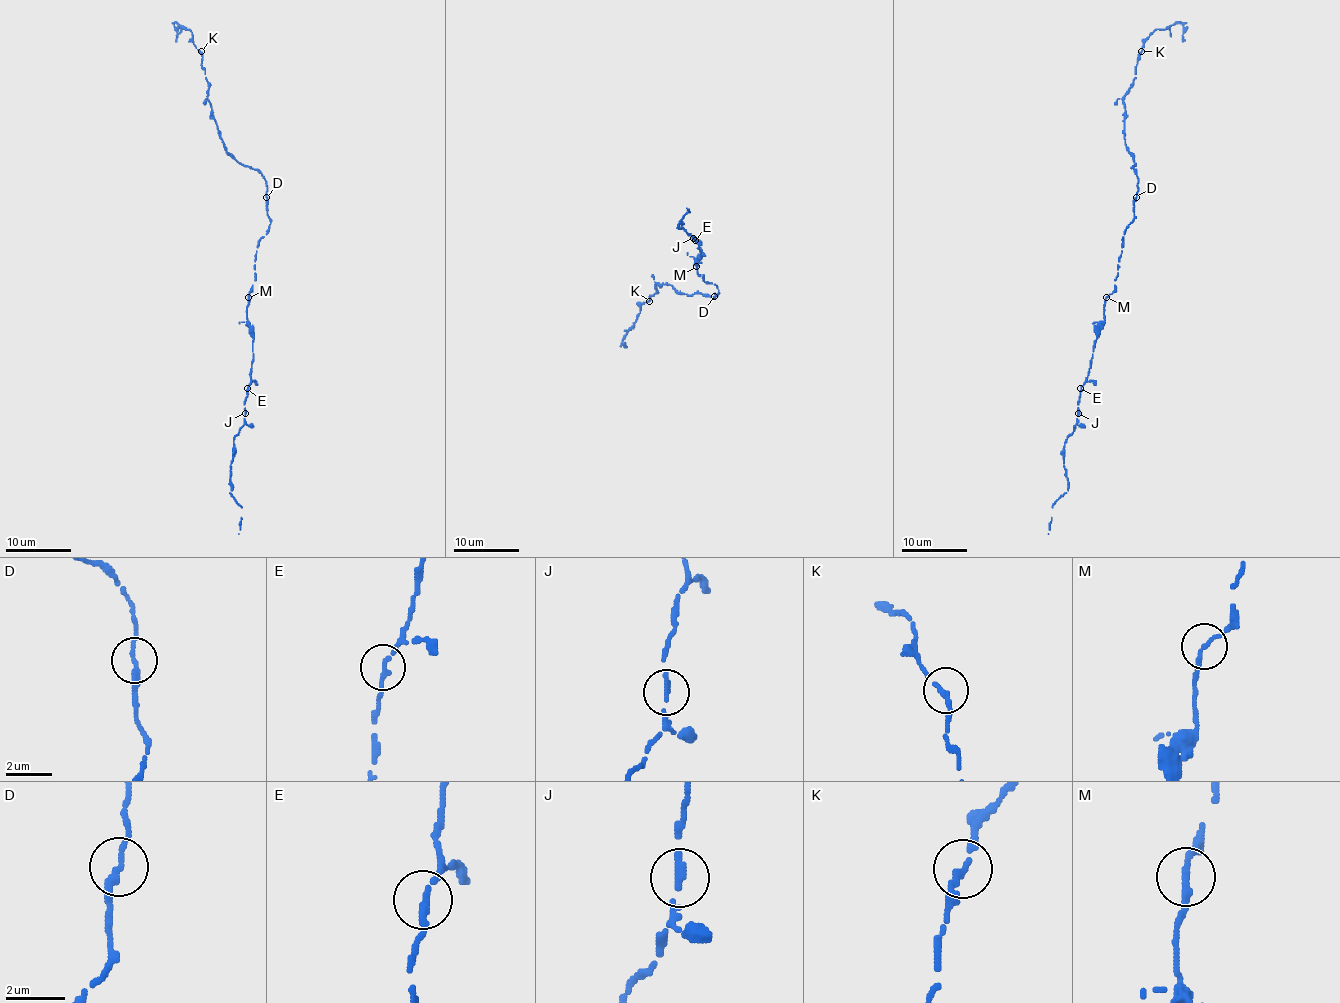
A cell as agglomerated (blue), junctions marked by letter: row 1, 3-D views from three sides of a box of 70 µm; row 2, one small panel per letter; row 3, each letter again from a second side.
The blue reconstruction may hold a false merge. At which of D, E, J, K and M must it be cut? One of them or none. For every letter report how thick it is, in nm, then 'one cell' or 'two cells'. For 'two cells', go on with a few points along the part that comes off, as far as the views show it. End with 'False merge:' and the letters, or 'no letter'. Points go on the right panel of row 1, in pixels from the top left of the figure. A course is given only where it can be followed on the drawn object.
D: 240 nm | one cell
E: 220 nm | one cell
J: 200 nm | one cell
K: 200 nm | one cell
M: 200 nm | one cell
False merge: no letter

